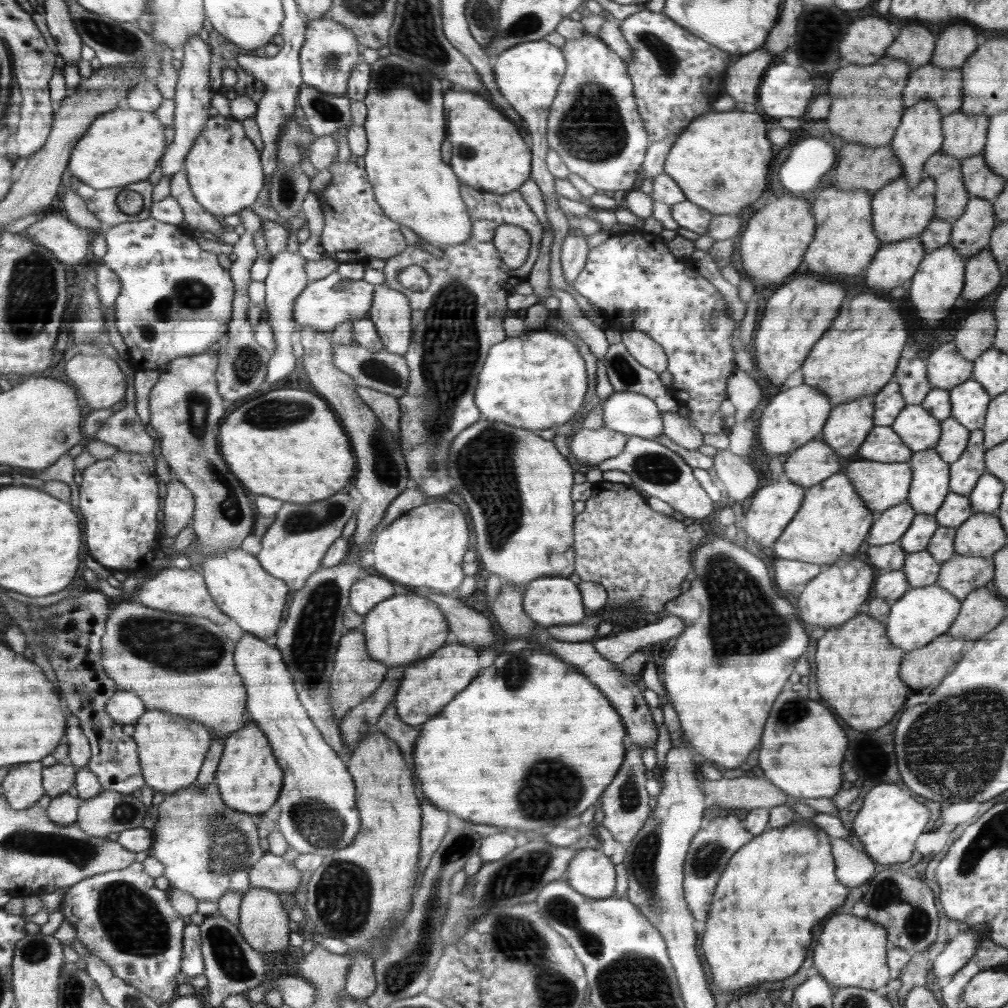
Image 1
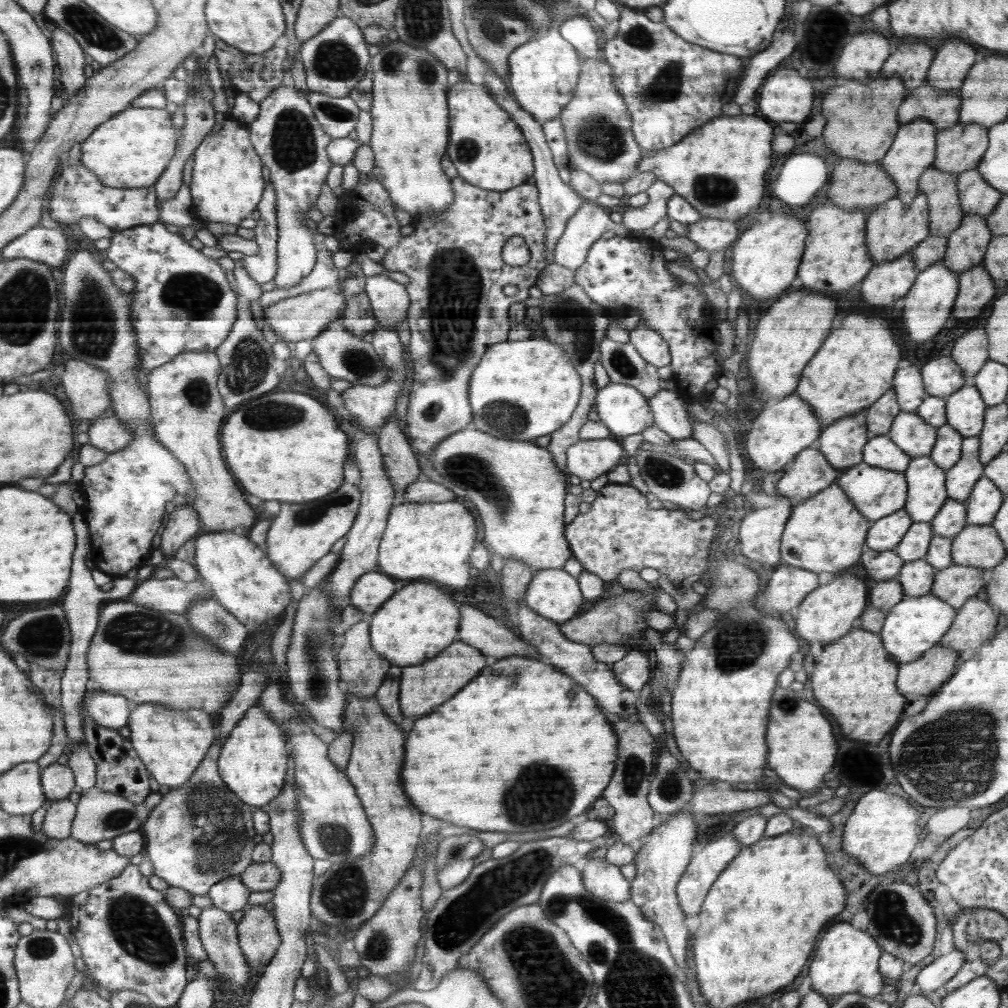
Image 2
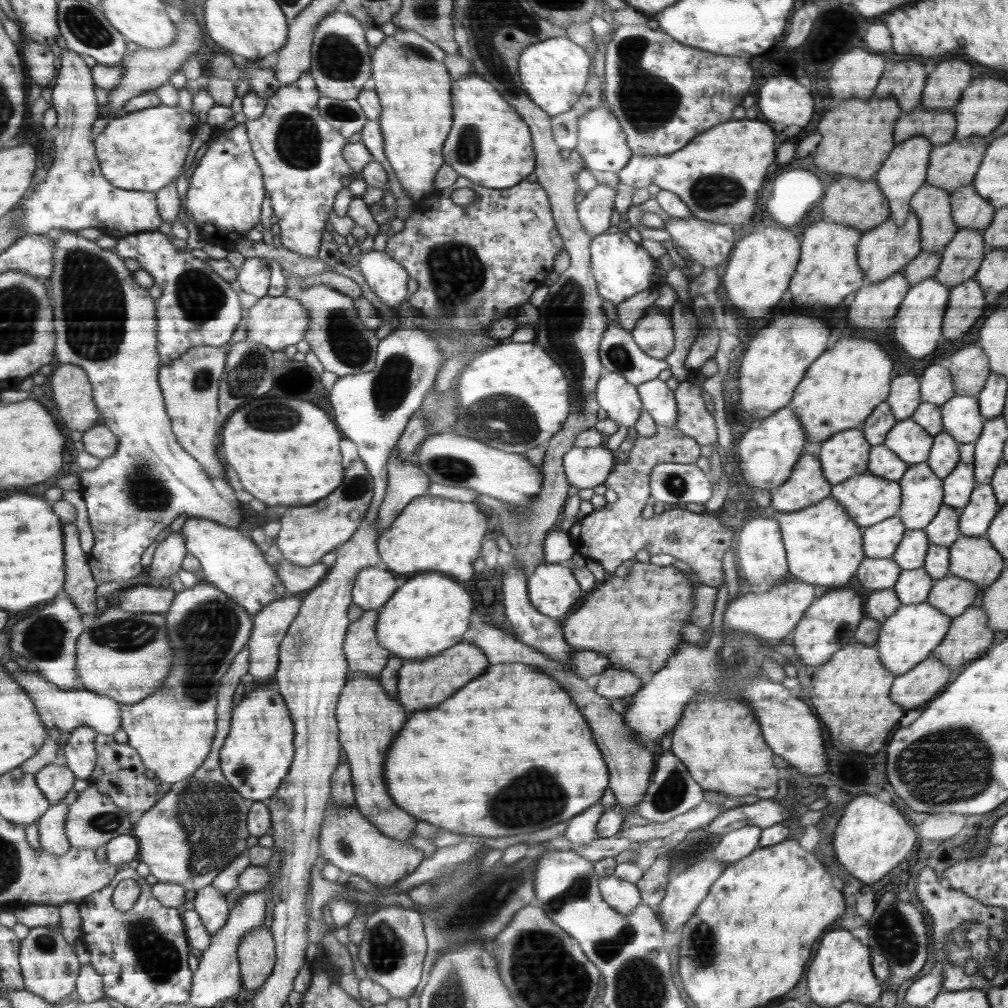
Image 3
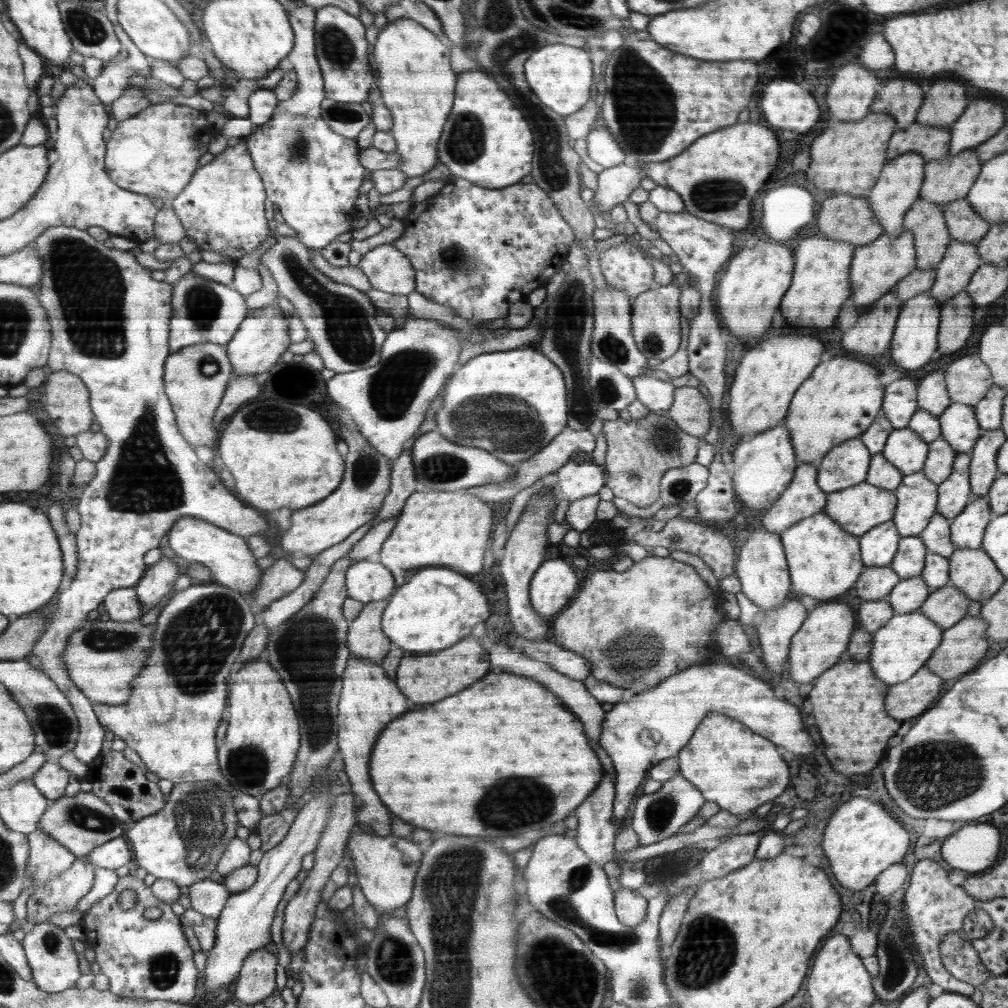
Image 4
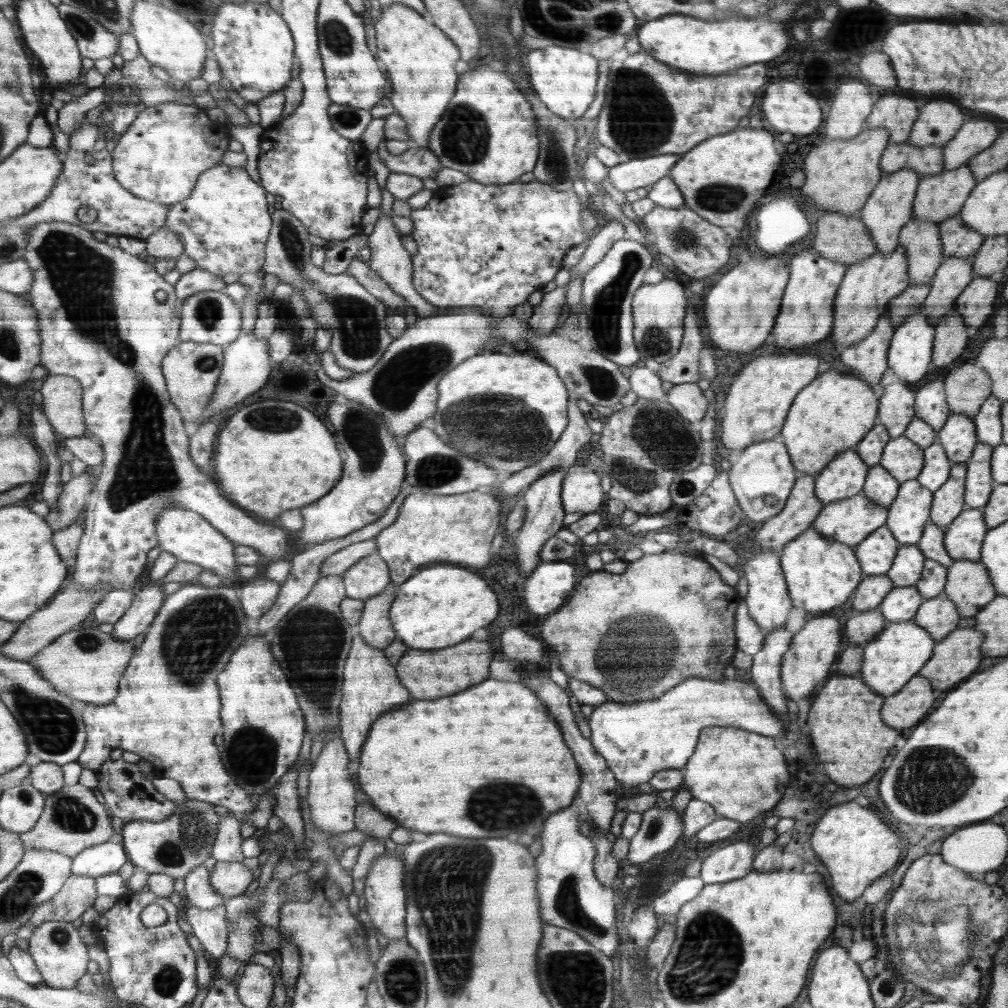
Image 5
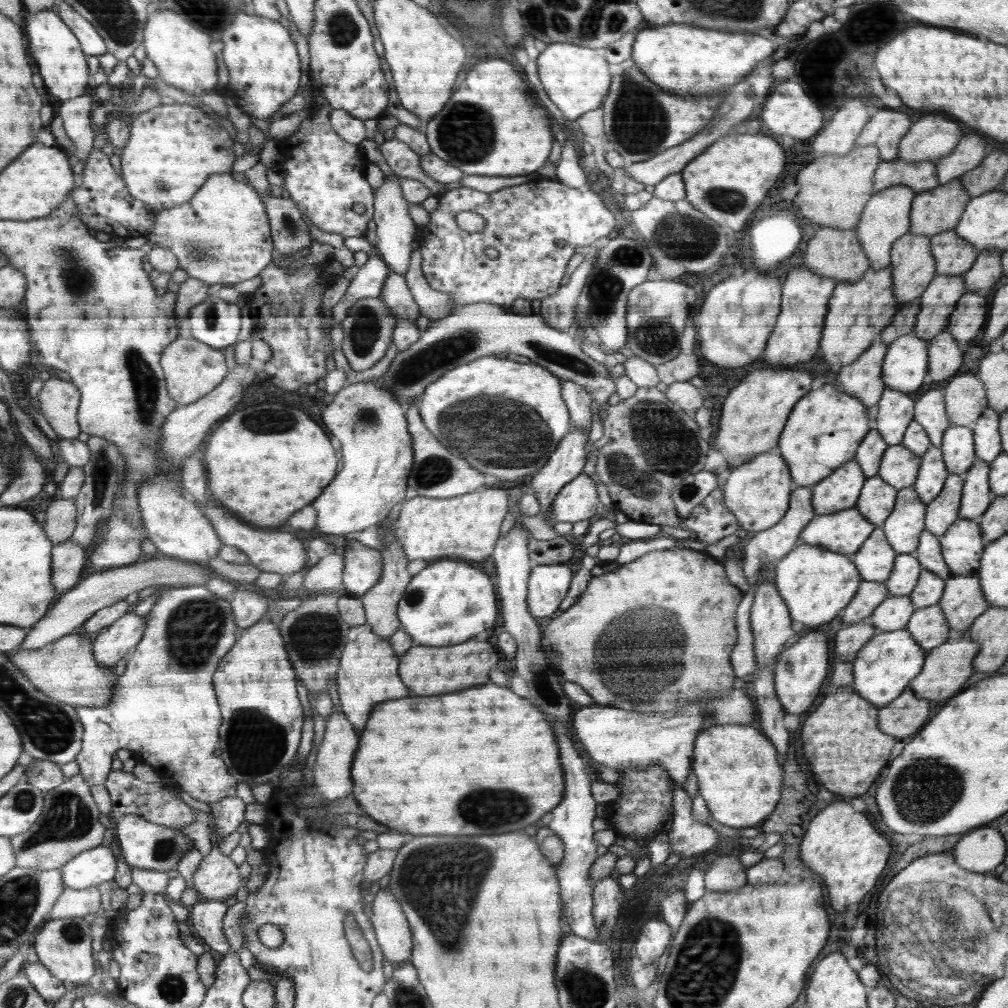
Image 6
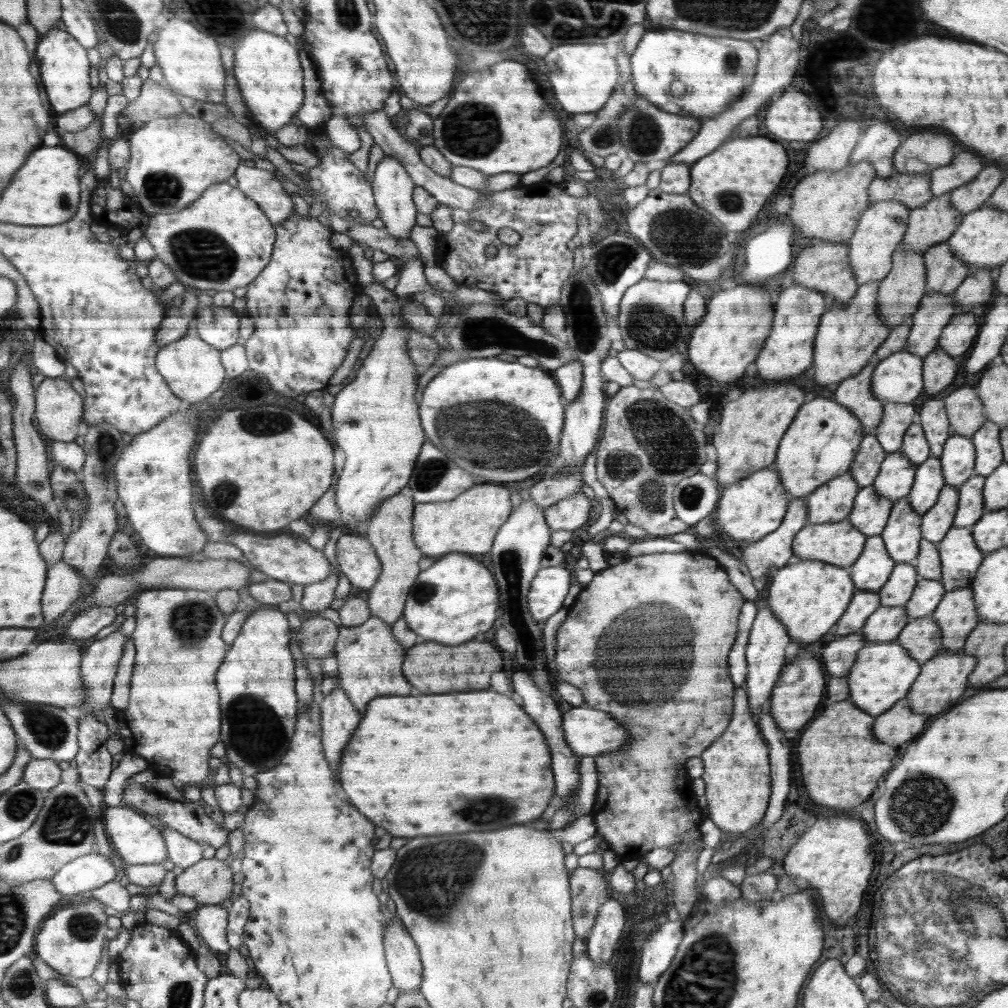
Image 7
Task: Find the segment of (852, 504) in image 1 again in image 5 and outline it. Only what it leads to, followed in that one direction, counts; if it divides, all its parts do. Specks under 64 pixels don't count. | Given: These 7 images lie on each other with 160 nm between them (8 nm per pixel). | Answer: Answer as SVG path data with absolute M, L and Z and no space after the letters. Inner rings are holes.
M814 528L802 532L800 537L783 547L780 557L793 605L804 608L807 617L844 605L862 580L860 562L854 556L852 547L834 541L834 538L826 537L826 534L818 533Z

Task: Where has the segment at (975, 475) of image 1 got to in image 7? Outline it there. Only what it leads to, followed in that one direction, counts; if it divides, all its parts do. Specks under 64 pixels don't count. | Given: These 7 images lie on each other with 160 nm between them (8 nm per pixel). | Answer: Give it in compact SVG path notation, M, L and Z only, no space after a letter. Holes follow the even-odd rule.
M944 485L936 504L922 516L921 532L925 540L940 542L953 528L953 518L959 503L959 487Z

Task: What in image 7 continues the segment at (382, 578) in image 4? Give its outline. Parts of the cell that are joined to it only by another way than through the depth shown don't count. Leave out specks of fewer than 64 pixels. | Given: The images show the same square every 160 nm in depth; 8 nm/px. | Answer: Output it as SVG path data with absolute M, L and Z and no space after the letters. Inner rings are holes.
M342 535L336 542L336 562L344 576L356 586L370 590L376 586L384 566L373 544L365 535Z

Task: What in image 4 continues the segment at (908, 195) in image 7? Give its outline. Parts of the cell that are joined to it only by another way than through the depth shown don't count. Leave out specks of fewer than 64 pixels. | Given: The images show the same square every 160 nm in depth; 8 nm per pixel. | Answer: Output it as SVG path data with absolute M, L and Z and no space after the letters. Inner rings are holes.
M915 122L899 129L888 144L888 160L907 152L920 153L924 160L940 160L949 155L951 129L948 126L928 126Z

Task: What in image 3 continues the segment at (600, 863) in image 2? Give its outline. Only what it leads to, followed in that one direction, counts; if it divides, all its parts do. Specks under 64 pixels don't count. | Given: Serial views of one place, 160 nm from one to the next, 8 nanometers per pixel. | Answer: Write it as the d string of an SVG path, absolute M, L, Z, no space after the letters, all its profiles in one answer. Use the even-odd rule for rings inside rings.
M614 874L601 881L602 897L617 910L626 915L641 904L640 891L636 884L618 879Z

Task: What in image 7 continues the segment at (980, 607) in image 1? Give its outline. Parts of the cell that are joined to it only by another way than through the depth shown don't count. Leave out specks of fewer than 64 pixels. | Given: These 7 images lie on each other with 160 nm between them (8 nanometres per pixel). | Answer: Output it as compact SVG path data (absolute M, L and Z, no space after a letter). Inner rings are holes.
M941 651L925 663L922 666L922 676L917 676L918 684L914 684L914 688L910 688L910 696L906 696L910 704L914 704L914 712L944 714L952 706L956 706L956 700L966 692L970 672L976 670L976 659L976 656L970 656L964 651L962 653Z

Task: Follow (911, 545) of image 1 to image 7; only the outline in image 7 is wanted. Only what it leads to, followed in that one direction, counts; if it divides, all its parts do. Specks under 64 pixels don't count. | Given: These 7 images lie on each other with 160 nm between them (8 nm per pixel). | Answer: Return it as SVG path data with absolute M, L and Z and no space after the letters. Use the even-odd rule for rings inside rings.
M896 561L888 580L878 592L881 606L905 605L910 600L918 581L913 562Z

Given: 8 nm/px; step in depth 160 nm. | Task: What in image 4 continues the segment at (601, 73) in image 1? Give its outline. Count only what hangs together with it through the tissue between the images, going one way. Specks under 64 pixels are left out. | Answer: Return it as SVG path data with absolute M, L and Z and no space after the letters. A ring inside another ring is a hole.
M598 121L595 129L589 131L585 140L587 155L604 169L625 162L624 149L617 143L610 128L607 128L601 121Z

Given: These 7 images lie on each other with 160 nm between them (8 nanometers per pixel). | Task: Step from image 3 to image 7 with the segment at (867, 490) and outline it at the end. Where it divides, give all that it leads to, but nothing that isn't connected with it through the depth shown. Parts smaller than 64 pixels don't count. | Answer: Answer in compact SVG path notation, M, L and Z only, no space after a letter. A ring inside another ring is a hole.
M848 519L806 524L793 542L795 559L821 560L842 568L852 567L868 542L866 534Z

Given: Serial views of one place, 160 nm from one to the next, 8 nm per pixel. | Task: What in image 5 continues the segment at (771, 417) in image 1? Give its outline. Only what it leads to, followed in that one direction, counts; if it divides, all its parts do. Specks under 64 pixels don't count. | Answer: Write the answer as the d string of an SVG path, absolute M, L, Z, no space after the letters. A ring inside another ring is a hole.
M781 435L751 444L732 457L729 483L738 506L752 523L765 523L785 507L796 480L795 467Z

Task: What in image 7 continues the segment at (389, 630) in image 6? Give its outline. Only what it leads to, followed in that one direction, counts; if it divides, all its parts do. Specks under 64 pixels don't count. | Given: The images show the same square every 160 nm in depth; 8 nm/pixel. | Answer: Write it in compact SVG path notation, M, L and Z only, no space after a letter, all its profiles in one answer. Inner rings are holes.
M400 492L384 500L380 508L376 510L376 514L368 520L370 524L368 524L366 538L376 549L384 570L381 571L376 586L369 590L367 603L371 614L381 617L390 626L402 618L405 610L404 602L421 574L418 561L424 553L417 547L413 538L413 511L415 509L416 503Z

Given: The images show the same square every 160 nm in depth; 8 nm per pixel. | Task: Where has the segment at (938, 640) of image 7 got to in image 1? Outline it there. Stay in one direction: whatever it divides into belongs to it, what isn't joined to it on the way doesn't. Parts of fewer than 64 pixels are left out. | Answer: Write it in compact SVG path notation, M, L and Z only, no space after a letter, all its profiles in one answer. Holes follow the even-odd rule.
M954 554L941 563L941 572L936 583L964 602L978 586L988 584L995 572L996 564L992 557Z

